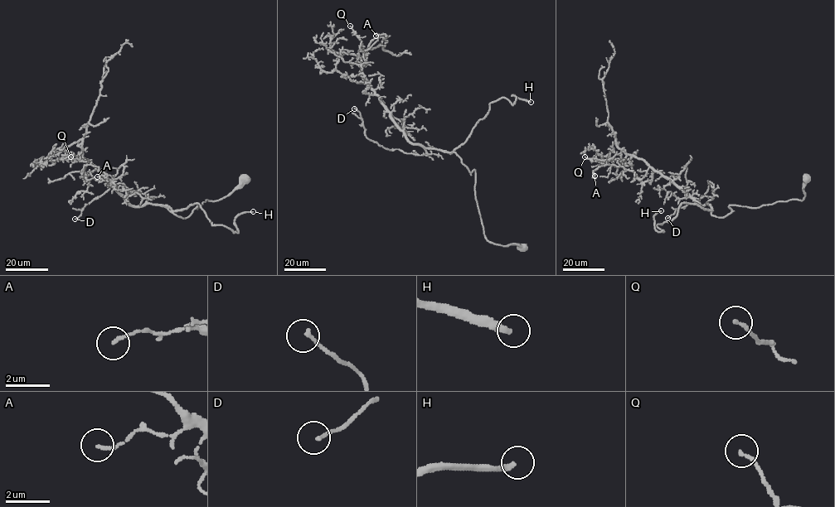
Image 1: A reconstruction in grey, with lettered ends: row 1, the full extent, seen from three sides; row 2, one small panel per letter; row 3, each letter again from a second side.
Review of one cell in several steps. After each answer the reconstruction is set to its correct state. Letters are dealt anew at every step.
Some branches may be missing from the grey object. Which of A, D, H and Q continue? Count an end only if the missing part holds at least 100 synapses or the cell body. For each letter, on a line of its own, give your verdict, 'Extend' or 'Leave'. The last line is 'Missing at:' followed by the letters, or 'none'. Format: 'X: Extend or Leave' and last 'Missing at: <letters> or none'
A: Leave
D: Leave
H: Extend
Q: Leave
Missing at: H

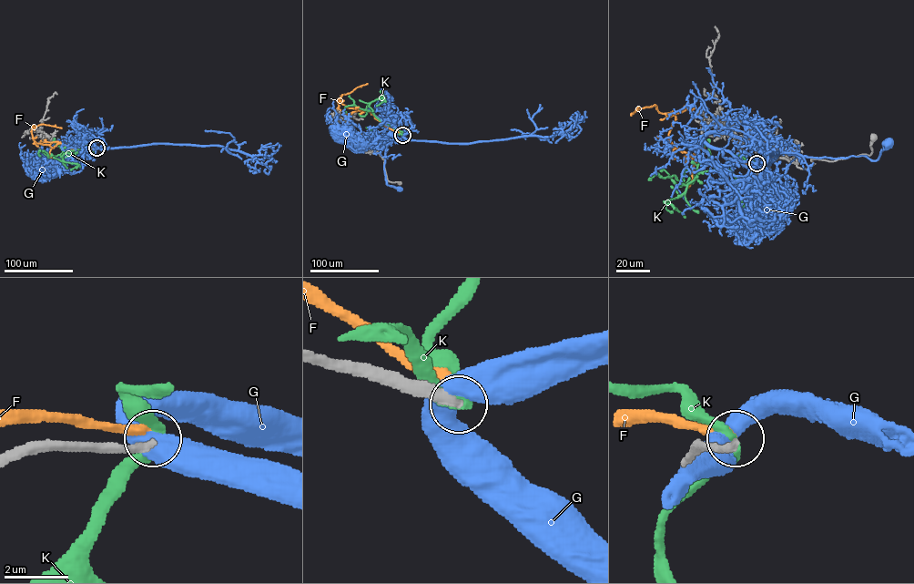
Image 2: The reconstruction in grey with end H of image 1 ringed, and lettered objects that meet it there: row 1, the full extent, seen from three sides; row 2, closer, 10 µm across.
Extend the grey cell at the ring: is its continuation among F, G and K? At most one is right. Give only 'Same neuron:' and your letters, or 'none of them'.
Same neuron: F

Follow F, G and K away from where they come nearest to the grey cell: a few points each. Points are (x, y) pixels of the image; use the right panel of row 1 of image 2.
F: (756, 163), (721, 166), (697, 148), (695, 155), (682, 152), (668, 137), (675, 116), (655, 106), (630, 115)
G: (756, 164), (746, 167), (704, 137), (726, 132), (763, 151), (872, 160), (888, 143)
K: (756, 164), (736, 155), (726, 168), (697, 172), (685, 190), (665, 201), (685, 217)

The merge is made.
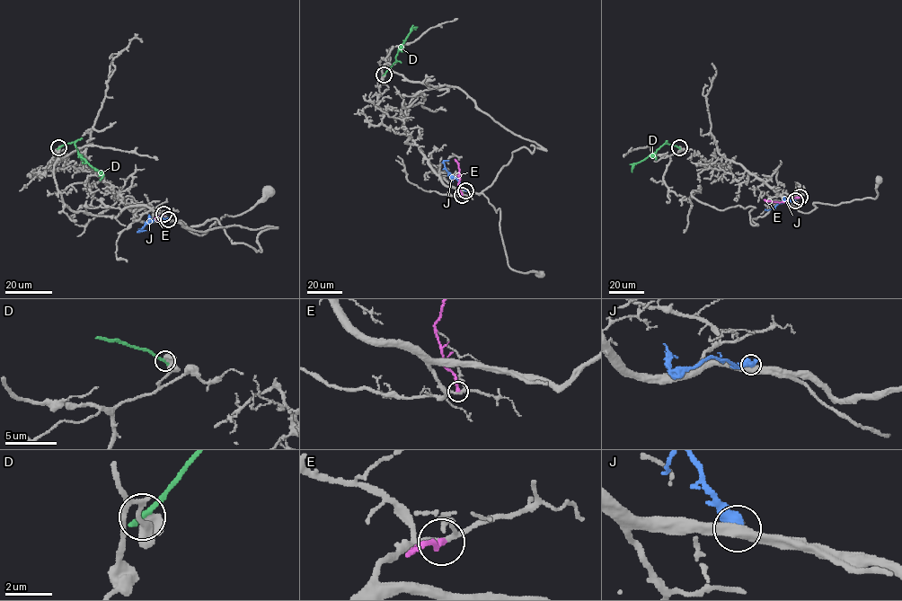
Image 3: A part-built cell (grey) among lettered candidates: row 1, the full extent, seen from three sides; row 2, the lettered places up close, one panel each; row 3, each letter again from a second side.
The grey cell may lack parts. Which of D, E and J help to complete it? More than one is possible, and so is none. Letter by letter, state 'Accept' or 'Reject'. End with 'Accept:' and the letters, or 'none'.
D: Reject
E: Reject
J: Reject
Accept: none

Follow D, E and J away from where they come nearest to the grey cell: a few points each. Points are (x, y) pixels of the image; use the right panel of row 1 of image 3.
D: (679, 147), (664, 144), (655, 153), (634, 163), (632, 172)
E: (800, 197), (780, 202), (764, 199)
J: (795, 200), (784, 199), (764, 209)

